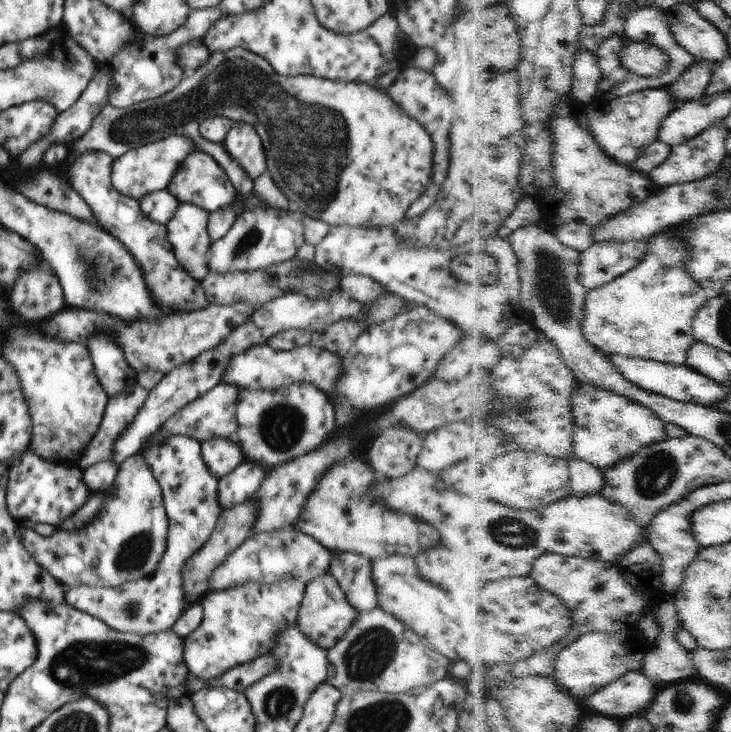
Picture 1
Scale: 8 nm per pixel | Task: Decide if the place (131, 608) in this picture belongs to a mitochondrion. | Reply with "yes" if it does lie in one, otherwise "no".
yes

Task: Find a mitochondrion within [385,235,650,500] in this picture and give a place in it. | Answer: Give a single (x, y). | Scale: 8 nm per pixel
(555, 296)

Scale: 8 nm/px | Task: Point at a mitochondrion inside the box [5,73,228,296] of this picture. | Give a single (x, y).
(33, 109)

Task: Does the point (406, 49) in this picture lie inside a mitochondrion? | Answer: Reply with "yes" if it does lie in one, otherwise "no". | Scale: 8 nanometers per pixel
no

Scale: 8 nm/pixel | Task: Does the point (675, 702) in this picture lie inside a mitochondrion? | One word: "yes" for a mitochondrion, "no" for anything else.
yes

